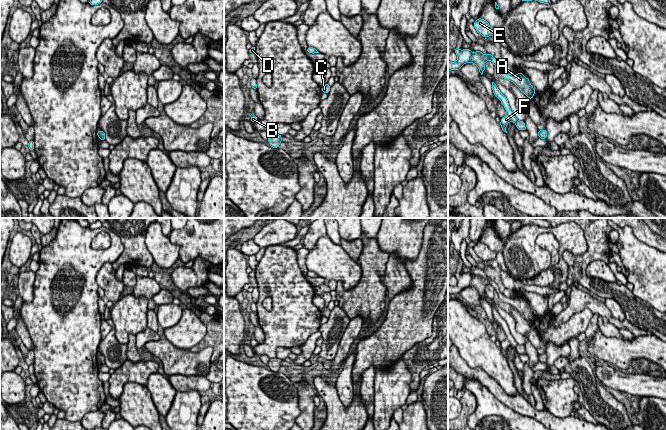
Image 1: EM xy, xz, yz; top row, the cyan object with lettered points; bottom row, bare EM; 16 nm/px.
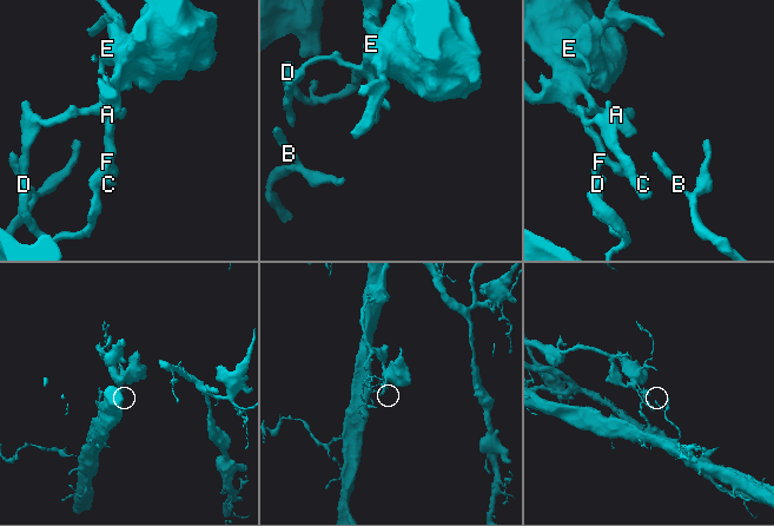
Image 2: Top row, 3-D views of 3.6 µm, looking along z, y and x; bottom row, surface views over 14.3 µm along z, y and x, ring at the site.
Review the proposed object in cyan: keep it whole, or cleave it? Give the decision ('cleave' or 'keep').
keep

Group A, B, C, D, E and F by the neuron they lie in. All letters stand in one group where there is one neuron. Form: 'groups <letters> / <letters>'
groups A B C D E F

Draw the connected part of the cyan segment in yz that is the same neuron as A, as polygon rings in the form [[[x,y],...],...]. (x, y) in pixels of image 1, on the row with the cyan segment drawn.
[[[456,47],[455,53],[457,54],[457,61],[450,62],[448,60],[449,71],[459,70],[466,63],[474,63],[478,67],[479,72],[482,75],[483,71],[485,70],[485,62],[492,61],[502,78],[513,82],[529,99],[533,98],[536,91],[531,85],[529,78],[526,78],[522,73],[506,73],[500,68],[498,61],[491,54],[488,53],[487,55],[485,55],[480,51],[472,52],[470,49],[460,50],[458,47]]]

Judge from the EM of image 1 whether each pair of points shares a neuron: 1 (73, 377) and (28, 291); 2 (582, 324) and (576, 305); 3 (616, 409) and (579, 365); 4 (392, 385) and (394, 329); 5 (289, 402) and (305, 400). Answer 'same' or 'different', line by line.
1: different
2: different
3: same
4: different
5: different

